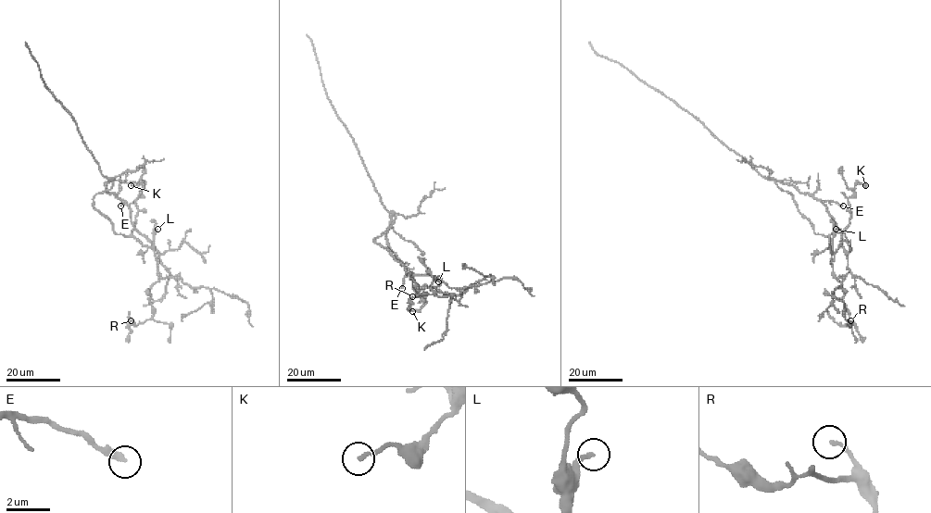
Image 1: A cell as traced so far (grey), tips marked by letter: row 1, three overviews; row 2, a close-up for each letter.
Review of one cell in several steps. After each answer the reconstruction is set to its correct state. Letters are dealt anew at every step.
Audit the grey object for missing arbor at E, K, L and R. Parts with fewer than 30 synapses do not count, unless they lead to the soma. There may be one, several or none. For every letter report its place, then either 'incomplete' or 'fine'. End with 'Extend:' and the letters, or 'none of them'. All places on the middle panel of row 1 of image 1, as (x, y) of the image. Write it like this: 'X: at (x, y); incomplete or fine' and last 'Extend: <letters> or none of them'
E: at (402, 288); incomplete
K: at (412, 311); fine
L: at (438, 281); fine
R: at (412, 296); fine
Extend: E

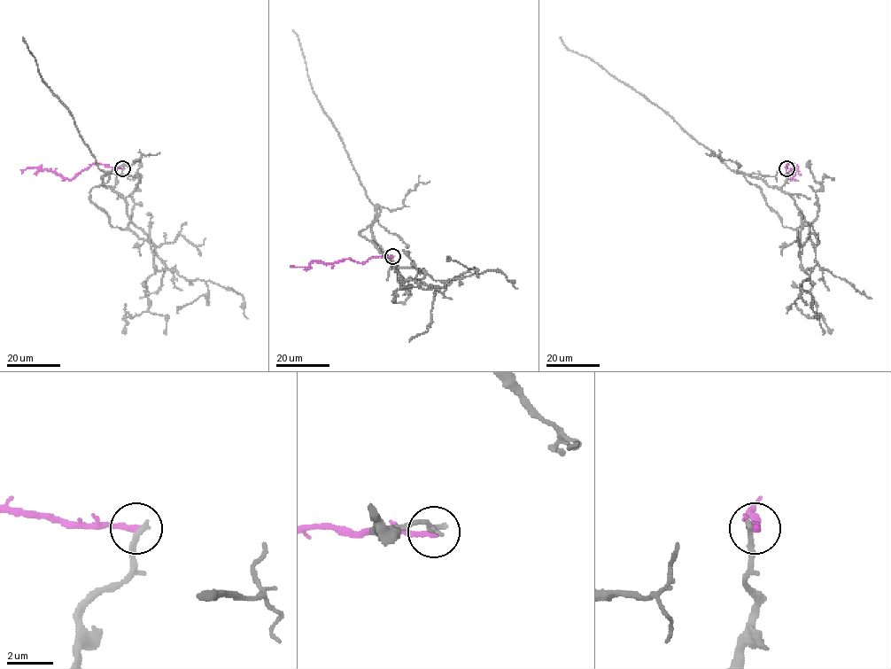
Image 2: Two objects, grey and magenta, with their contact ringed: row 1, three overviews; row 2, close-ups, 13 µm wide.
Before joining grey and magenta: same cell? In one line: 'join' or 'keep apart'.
keep apart

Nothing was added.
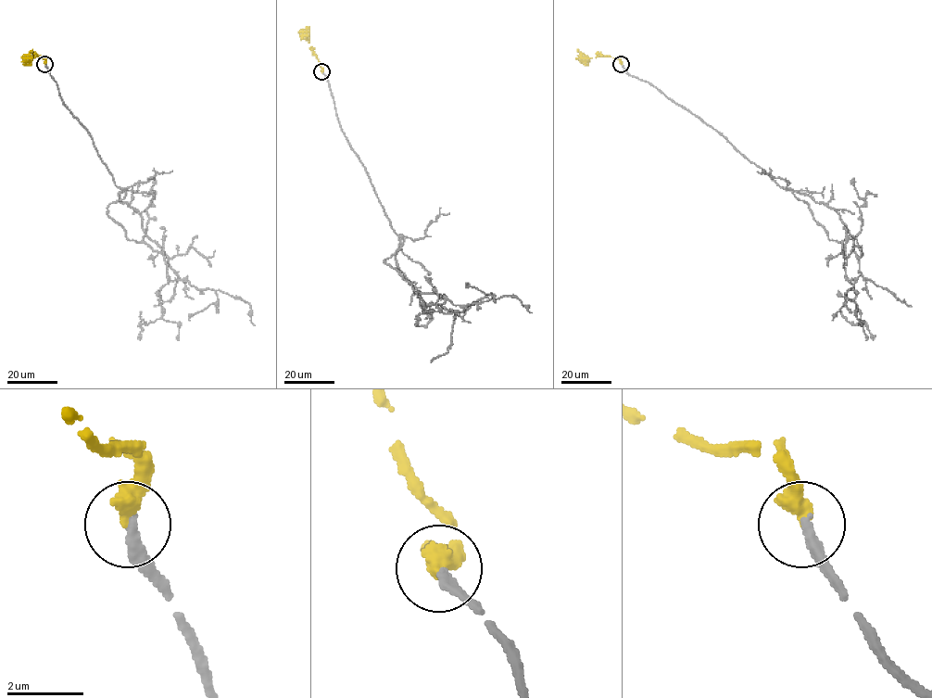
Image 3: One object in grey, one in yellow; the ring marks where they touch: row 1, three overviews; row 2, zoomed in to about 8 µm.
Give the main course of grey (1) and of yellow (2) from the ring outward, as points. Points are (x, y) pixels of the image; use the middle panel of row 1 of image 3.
1: (322, 71), (343, 133), (403, 240), (384, 262), (416, 292), (436, 293), (455, 305), (515, 296), (531, 312)
2: (321, 71), (304, 34)

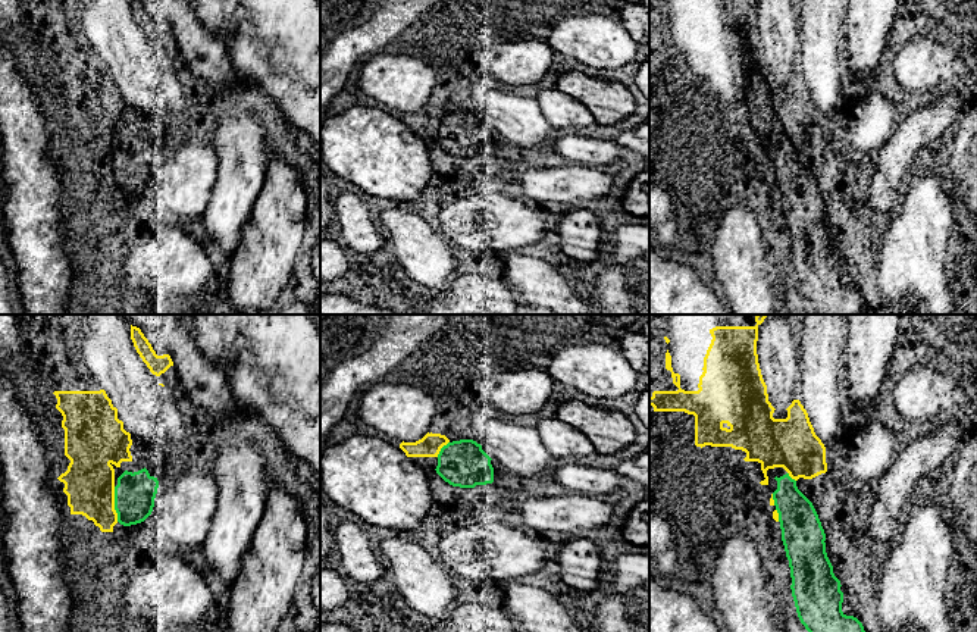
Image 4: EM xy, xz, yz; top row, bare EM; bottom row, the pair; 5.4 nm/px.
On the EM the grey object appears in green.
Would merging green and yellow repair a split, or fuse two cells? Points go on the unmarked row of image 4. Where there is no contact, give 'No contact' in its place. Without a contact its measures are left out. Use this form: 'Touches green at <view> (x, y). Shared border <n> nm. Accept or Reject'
Touches green at xy (115, 175). Shared border 190 nm. Accept

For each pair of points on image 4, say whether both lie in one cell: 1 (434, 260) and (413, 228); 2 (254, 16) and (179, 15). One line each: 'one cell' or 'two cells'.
1: one cell
2: two cells

